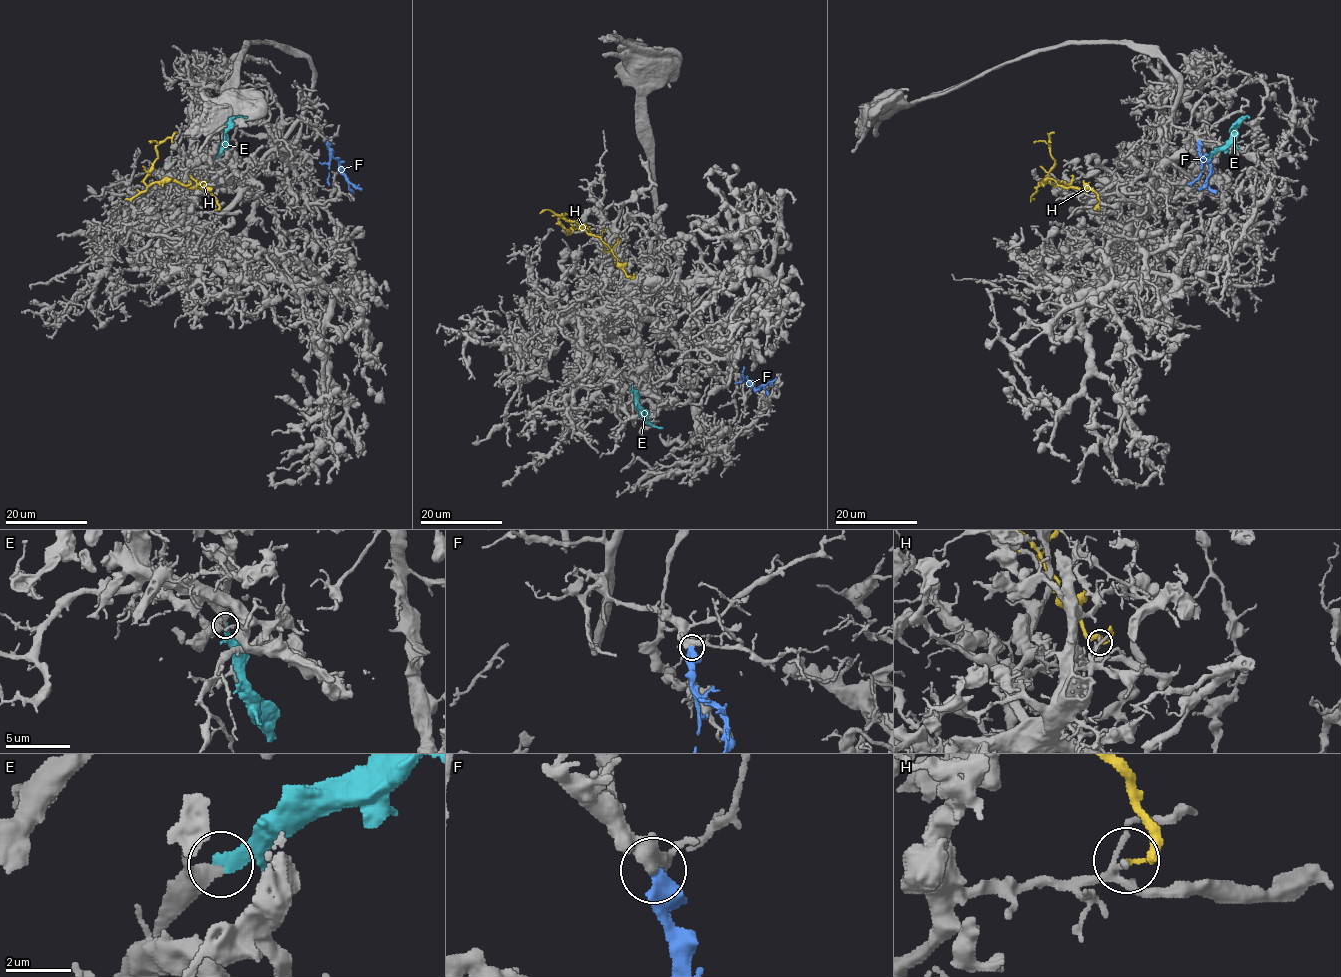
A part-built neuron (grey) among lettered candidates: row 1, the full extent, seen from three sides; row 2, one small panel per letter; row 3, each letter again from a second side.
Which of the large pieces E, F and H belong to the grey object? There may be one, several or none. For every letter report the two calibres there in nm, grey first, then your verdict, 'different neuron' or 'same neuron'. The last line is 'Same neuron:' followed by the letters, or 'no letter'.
E: 280 nm thick on the grey side, 320 nm on the other; same neuron
F: 480 nm thick on the grey side, 500 nm on the other; different neuron
H: 180 nm thick on the grey side, 100 nm on the other; different neuron
Same neuron: E

